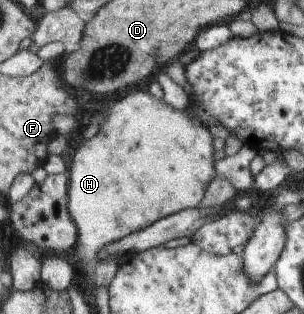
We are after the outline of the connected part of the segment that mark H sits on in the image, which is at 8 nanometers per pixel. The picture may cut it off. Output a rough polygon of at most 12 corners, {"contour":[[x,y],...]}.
{"contour":[[146,91],[70,165],[83,288],[100,251],[197,209],[214,137]]}

